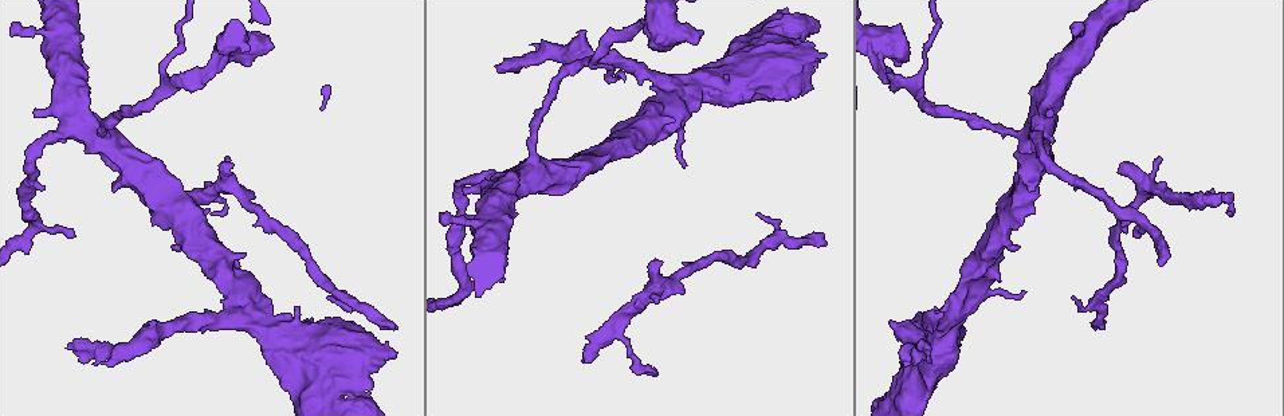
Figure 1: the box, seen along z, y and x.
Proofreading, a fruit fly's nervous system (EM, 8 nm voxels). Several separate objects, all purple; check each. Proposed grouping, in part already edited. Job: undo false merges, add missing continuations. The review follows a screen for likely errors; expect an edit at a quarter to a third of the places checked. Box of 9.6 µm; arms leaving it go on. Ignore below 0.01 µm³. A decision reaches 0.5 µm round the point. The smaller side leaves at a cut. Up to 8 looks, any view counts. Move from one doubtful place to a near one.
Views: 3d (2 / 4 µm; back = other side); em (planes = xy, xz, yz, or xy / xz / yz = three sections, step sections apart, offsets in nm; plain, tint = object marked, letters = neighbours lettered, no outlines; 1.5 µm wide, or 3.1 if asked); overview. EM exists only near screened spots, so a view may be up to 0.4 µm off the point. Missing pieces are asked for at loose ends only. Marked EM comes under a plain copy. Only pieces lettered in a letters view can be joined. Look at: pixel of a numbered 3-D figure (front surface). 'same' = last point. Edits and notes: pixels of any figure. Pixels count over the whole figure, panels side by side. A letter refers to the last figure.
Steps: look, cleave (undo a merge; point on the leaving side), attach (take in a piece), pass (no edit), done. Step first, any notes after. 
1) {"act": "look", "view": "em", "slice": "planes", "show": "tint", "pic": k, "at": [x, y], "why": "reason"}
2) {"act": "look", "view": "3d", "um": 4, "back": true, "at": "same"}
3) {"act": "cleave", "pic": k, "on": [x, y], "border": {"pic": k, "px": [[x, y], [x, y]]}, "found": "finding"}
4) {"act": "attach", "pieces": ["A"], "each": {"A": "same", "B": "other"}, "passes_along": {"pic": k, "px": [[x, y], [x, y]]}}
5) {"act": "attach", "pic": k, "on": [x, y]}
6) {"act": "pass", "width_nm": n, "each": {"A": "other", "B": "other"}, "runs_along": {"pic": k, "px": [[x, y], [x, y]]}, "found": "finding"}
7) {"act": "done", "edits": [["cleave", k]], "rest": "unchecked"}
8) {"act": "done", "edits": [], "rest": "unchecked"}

{"act": "look", "view": "em", "slice": "planes", "show": "letters", "pic": 1, "at": [395, 329], "why": "branch stops here"}

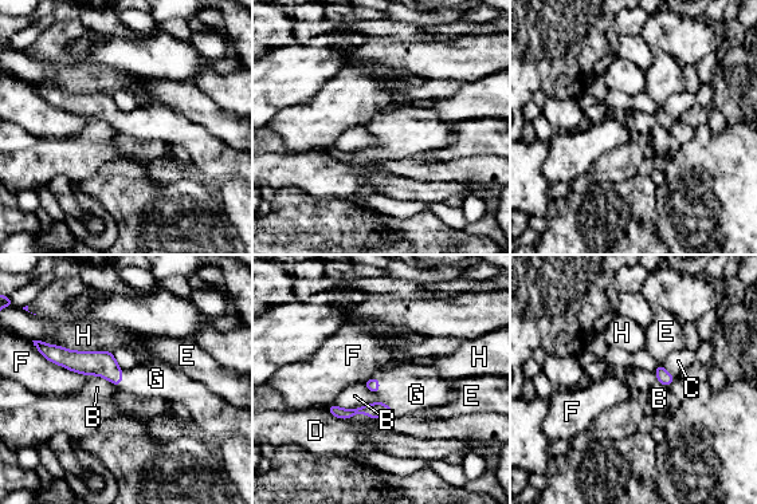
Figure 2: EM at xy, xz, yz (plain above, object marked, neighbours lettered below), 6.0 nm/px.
{"act": "attach", "pieces": ["G"], "each": {"B": "other", "C": "other", "D": "other", "E": "other", "F": "other", "G": "same", "H": "other"}, "passes_along": {"pic": 2, "px": [[376, 410], [391, 408], [407, 396]]}, "found": "it goes on there"}

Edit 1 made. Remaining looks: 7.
{"act": "look", "view": "overview", "why": "redraw"}

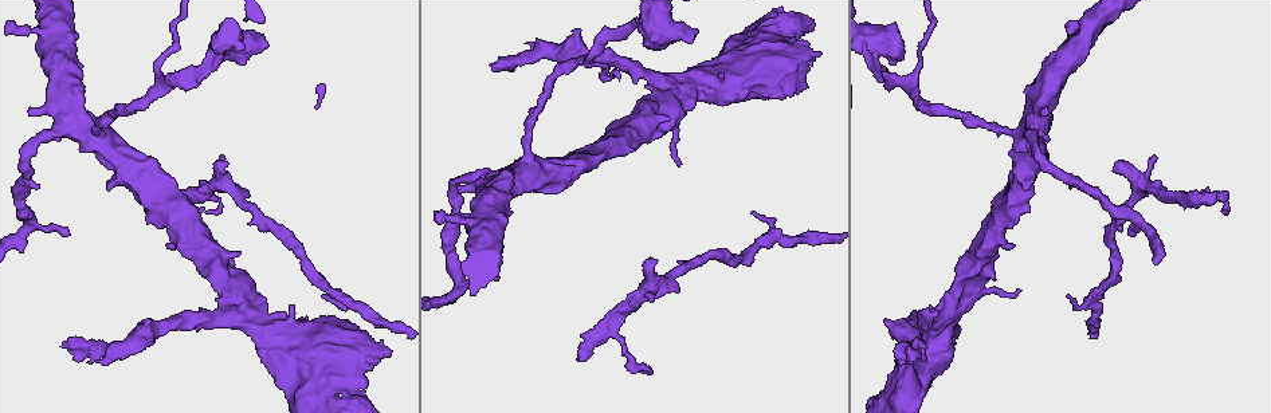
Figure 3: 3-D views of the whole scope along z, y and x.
{"act": "look", "view": "3d", "um": 4, "pic": 3, "at": [1116, 161], "why": "branch stops here"}

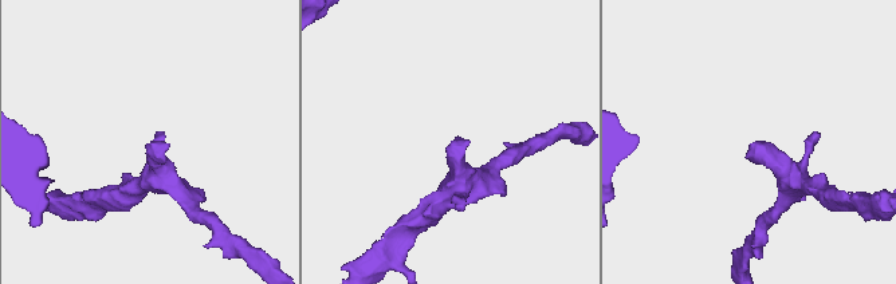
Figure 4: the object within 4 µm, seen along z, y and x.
{"act": "look", "view": "em", "slice": "xz", "step": 8, "show": "tint", "pic": 4, "at": [467, 142], "why": "now the EM"}

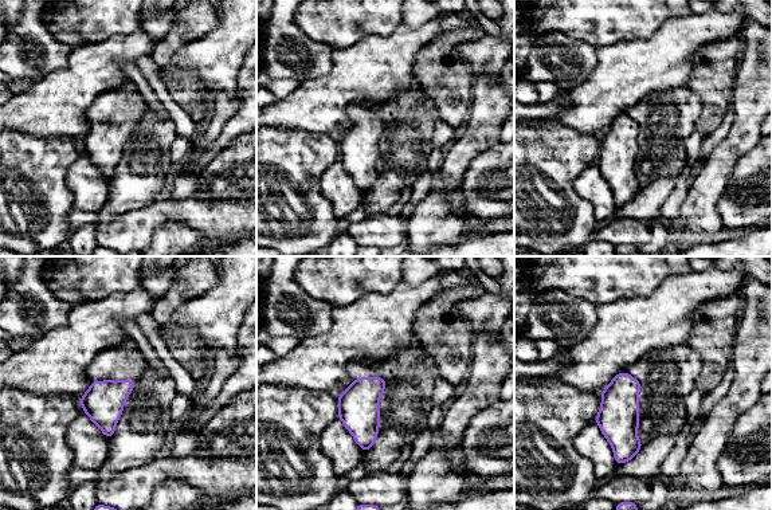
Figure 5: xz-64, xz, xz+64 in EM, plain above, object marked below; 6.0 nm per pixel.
{"act": "look", "view": "em", "slice": "planes", "show": "letters", "at": "same"}

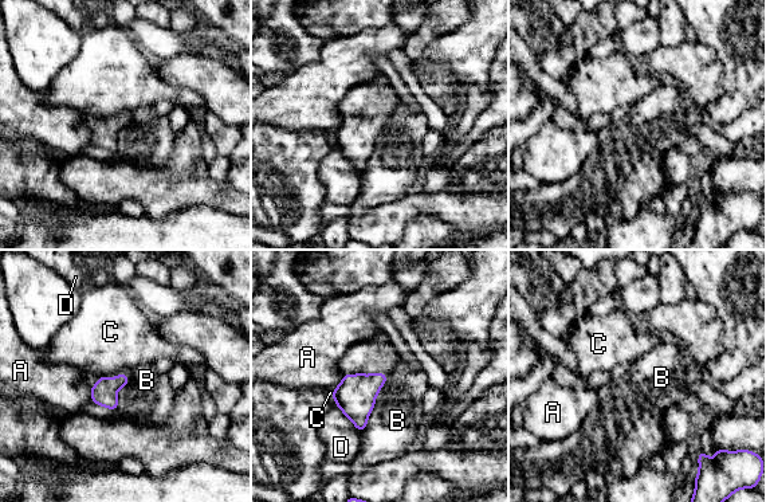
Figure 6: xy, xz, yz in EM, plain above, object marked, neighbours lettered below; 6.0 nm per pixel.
{"act": "pass", "each": {"A": "other", "B": "other", "C": "other", "D": "other"}, "border": {"pic": 6, "px": [[388, 376], [361, 431]]}, "found": "no lettered piece goes on from it"}

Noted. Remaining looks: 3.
{"act": "look", "view": "em", "slice": "planes", "show": "tint", "pic": 3, "at": [1216, 196], "why": "branch stops here"}

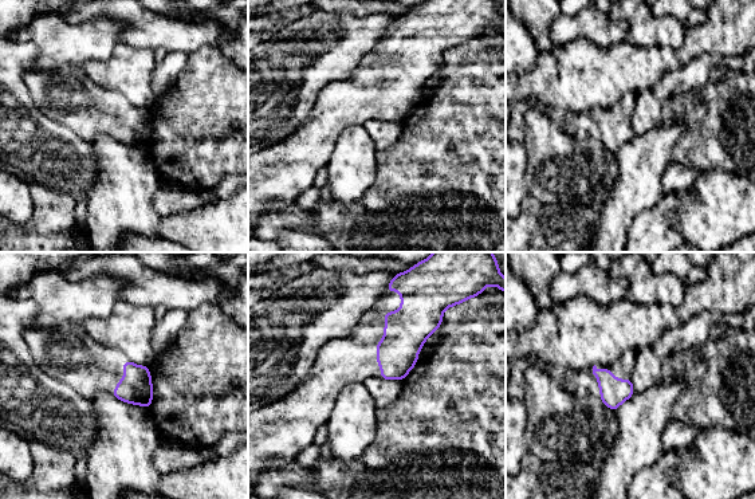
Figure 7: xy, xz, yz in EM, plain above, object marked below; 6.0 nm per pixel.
{"act": "look", "view": "em", "slice": "planes", "show": "letters", "at": "same"}

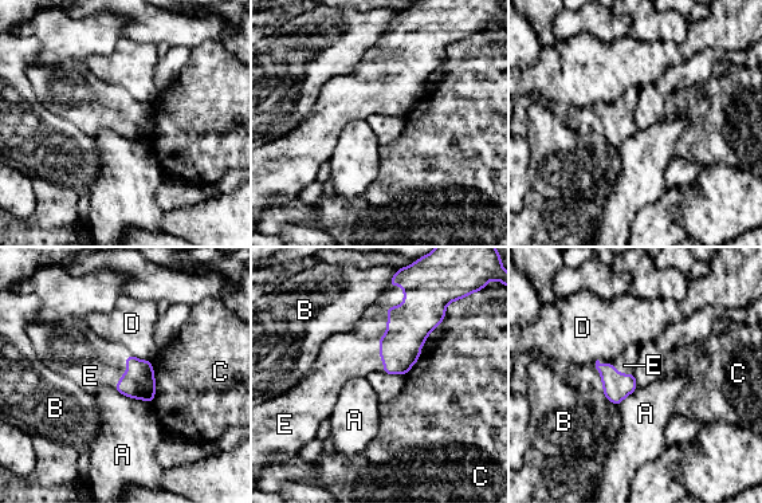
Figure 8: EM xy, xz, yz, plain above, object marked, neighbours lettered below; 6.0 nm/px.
{"act": "attach", "pieces": ["E"], "width_nm": 160, "longest_contact_nm": ["C", 260], "each": {"A": "other", "B": "other", "C": "other", "D": "other", "E": "same"}, "found": "it goes on there"}

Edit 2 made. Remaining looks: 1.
{"act": "done", "edits": [["attach", 2], ["attach", 8]], "rest": "unchecked"}

